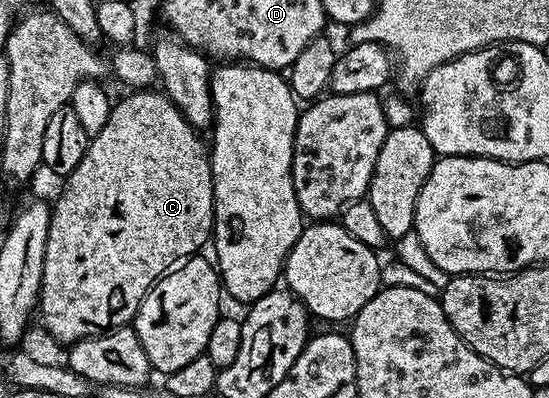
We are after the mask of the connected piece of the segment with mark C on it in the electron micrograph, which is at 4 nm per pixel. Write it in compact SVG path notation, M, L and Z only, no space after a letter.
M132 90L119 101L113 103L110 118L106 118L106 126L98 130L98 134L88 142L86 154L82 154L82 162L74 166L74 170L63 181L64 189L60 192L56 204L51 205L52 217L50 230L46 234L46 262L40 287L40 303L38 316L44 319L44 328L63 346L77 344L91 336L101 336L103 332L112 332L115 328L131 325L136 318L136 311L144 301L144 295L153 284L173 266L185 261L189 256L199 253L204 243L209 243L212 236L212 161L209 149L200 141L201 133L186 122L186 118L176 109L160 90Z

